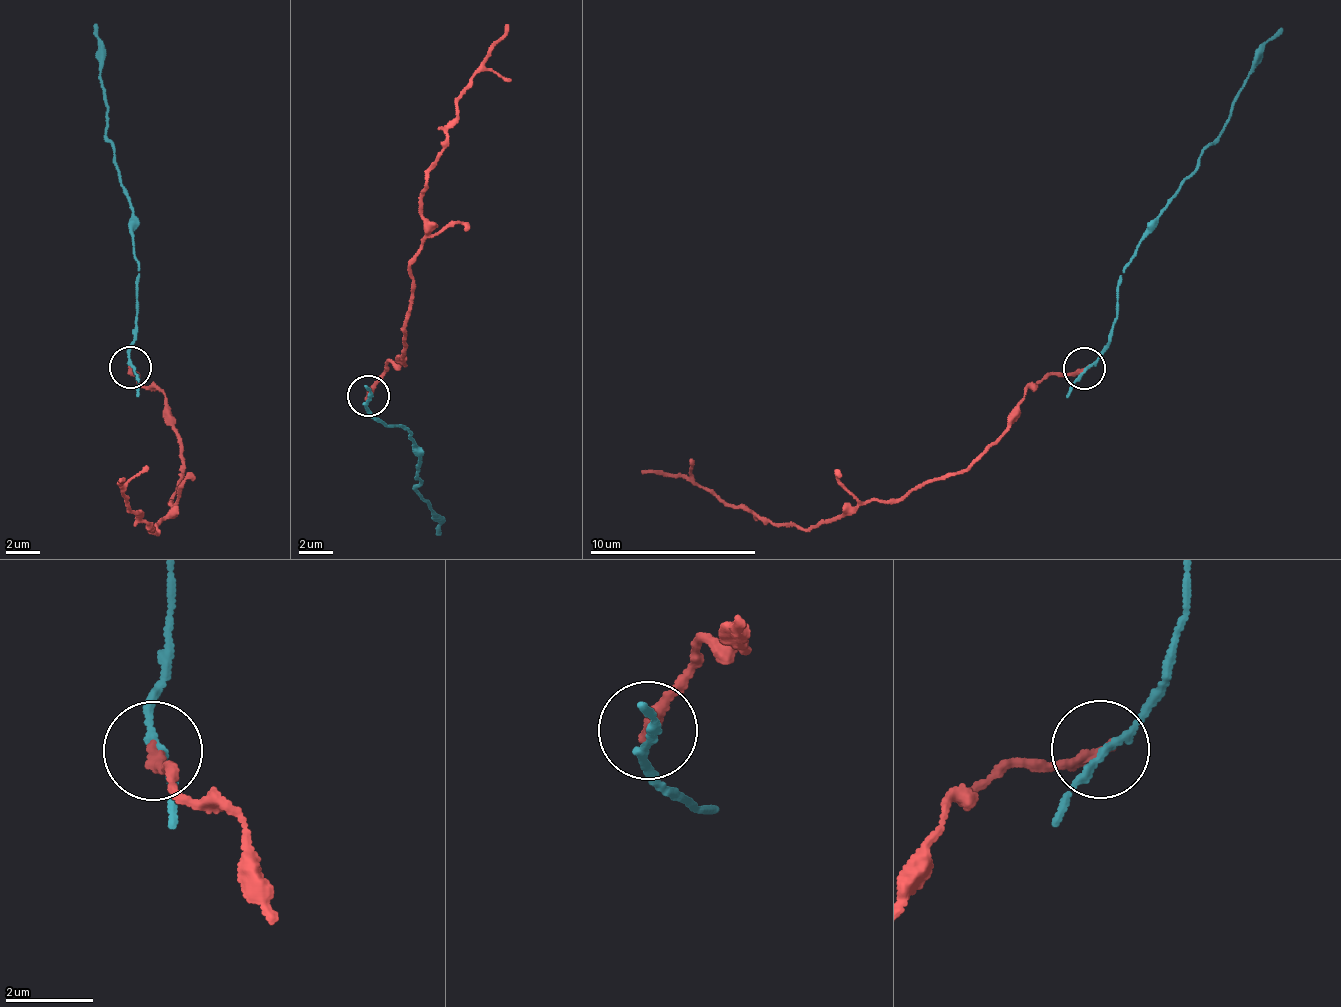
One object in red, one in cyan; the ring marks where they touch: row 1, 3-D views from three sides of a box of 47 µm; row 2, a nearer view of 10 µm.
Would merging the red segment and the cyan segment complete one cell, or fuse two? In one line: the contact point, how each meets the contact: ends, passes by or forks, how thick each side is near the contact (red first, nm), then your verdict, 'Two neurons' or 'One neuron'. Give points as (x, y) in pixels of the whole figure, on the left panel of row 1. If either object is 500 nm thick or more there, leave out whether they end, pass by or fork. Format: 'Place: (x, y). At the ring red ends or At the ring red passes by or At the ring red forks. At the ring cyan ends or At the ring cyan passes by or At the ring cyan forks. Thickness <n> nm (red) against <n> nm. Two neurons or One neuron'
Place: (130, 367). At the ring red ends. At the ring cyan passes by. Thickness 280 nm (red) against 160 nm. Two neurons

